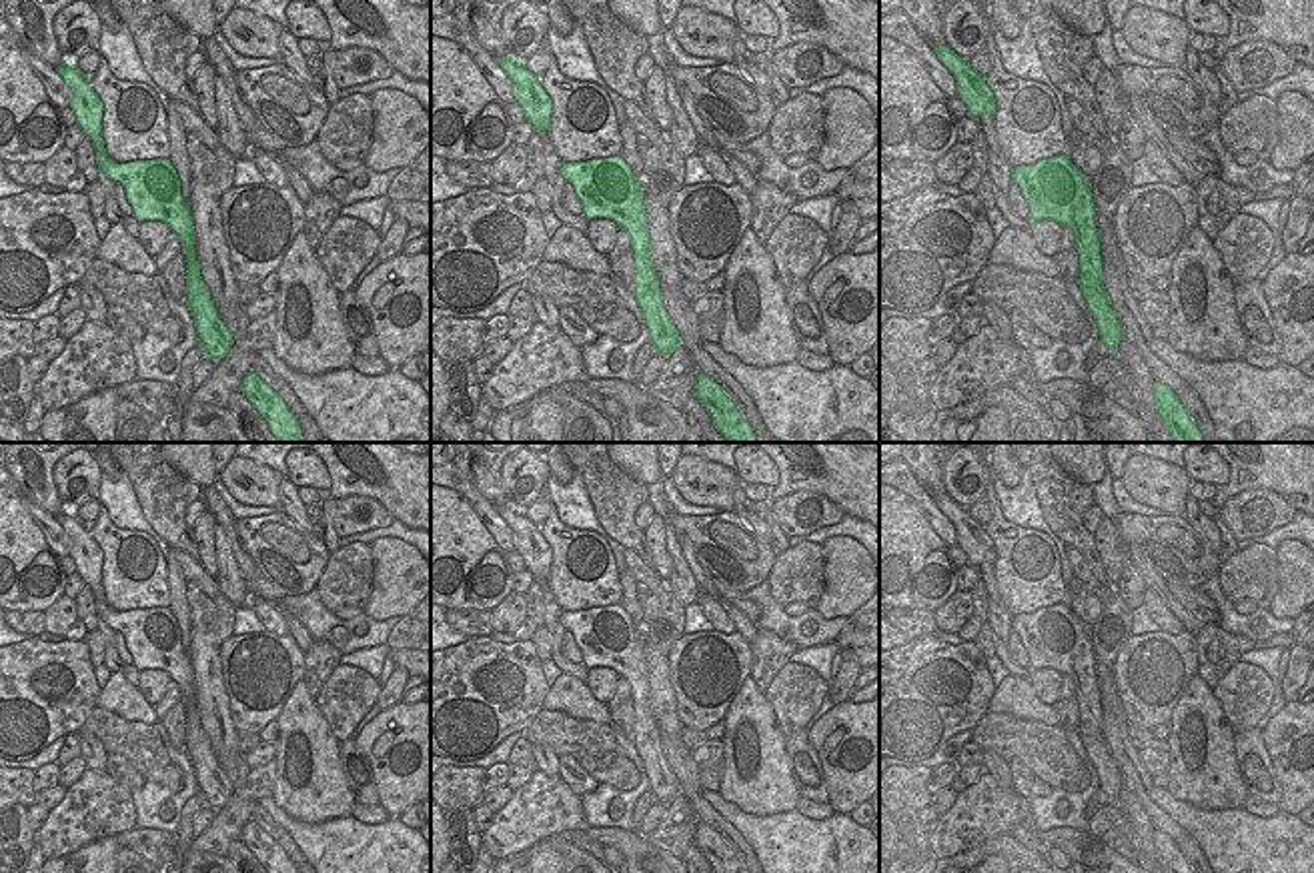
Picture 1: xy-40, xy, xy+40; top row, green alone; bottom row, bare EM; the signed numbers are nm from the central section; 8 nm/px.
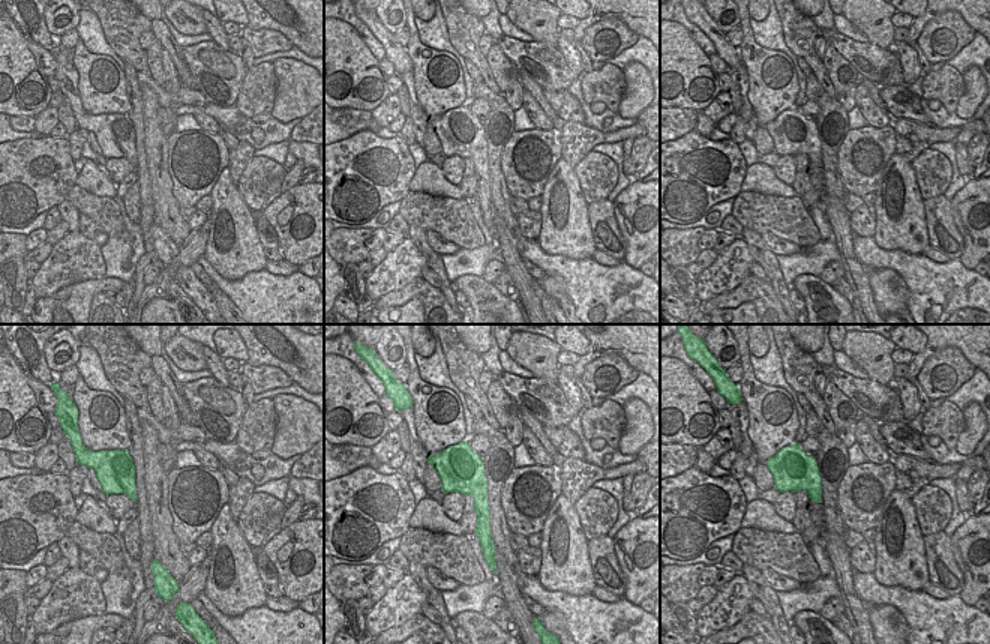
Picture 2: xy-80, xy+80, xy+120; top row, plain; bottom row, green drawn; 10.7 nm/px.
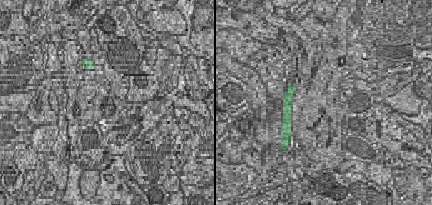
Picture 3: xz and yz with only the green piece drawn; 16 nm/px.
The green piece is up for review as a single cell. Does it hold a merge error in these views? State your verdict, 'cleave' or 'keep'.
keep

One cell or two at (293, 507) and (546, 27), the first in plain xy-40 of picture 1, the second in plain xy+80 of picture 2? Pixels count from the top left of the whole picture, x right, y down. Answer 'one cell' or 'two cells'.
two cells

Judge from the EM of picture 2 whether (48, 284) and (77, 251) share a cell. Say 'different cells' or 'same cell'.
same cell

